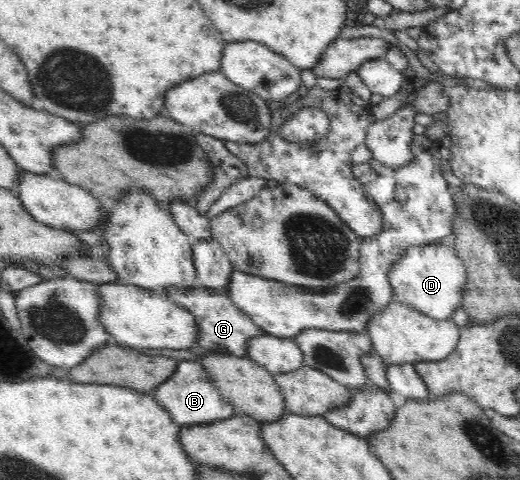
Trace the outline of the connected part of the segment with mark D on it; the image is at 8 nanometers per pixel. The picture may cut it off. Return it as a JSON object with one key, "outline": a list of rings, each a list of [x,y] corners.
{"outline":[[[446,239],[423,246],[409,246],[405,254],[389,268],[387,278],[395,301],[409,305],[435,320],[450,320],[453,312],[461,308],[463,286],[467,282],[467,267],[457,255],[455,247]]]}

